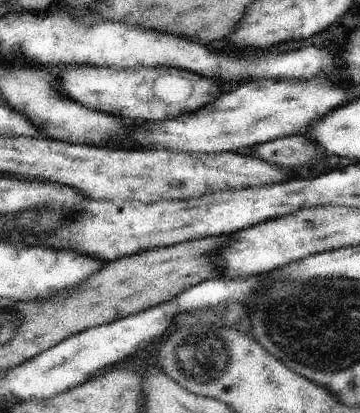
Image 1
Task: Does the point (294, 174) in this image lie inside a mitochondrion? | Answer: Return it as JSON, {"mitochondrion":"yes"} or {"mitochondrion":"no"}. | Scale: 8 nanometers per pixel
{"mitochondrion":"no"}

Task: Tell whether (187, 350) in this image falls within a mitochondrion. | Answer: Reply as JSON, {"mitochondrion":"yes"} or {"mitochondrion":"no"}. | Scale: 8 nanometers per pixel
{"mitochondrion":"yes"}

